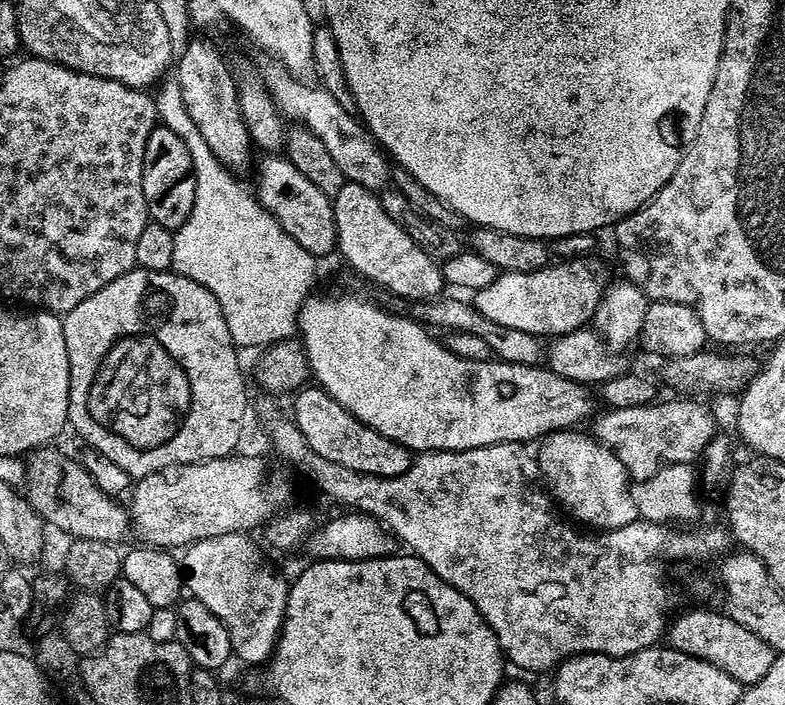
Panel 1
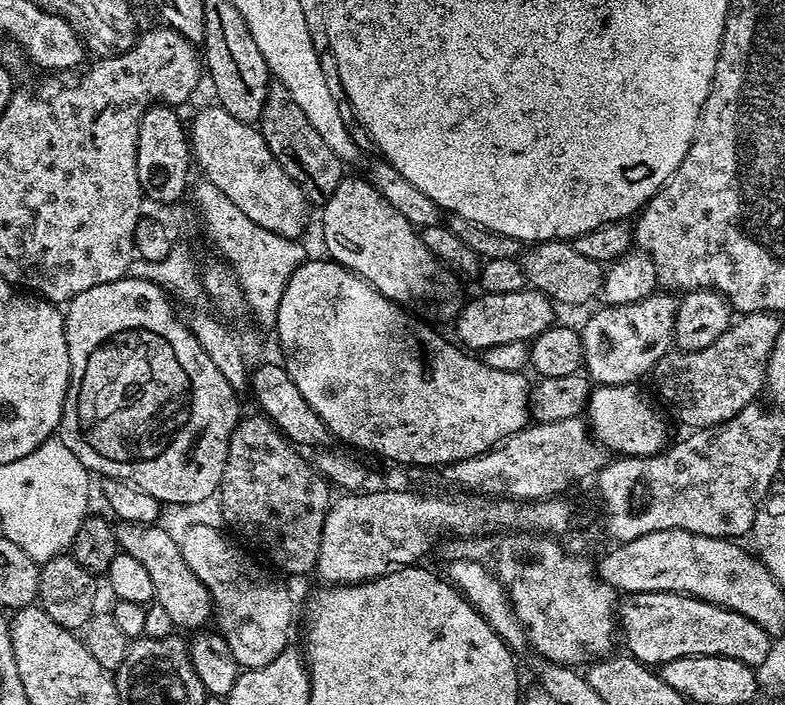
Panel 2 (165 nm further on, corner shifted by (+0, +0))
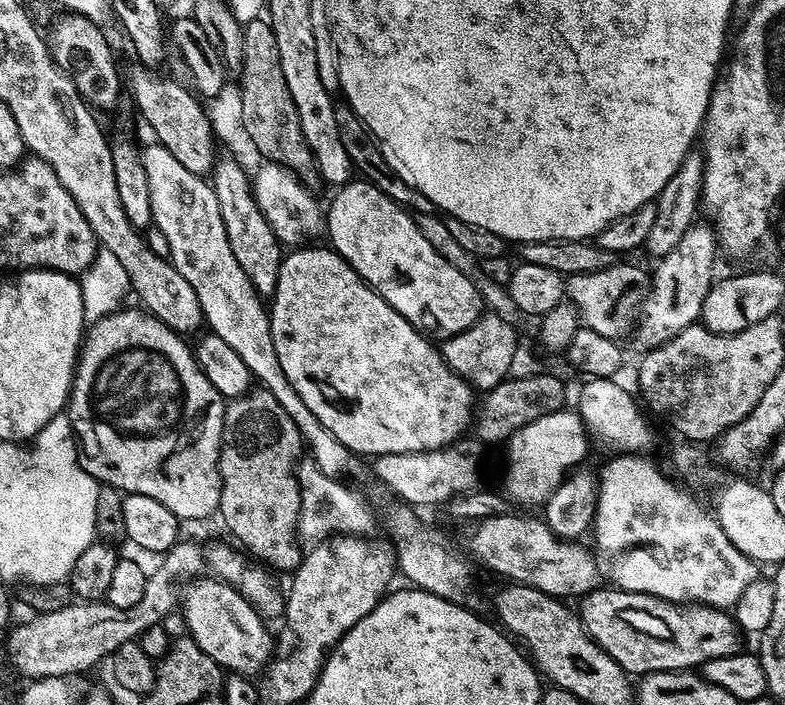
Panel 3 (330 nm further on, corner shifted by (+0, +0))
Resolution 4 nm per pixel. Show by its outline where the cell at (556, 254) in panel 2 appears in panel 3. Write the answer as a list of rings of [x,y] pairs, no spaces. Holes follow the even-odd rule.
[[[623,262],[611,264],[597,272],[570,276],[566,280],[566,300],[576,308],[581,325],[602,334],[602,338],[610,338],[617,342],[623,341],[628,323],[630,328],[634,317],[641,311],[649,291],[649,273],[647,271],[644,273],[636,264]]]

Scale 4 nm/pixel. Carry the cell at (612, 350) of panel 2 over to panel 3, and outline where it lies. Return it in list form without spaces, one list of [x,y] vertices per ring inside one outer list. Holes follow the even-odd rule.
[[[693,223],[691,228],[682,234],[678,246],[670,250],[670,254],[659,257],[656,273],[650,276],[650,291],[642,305],[642,315],[639,317],[636,328],[636,344],[639,351],[645,353],[651,348],[662,346],[686,326],[697,323],[702,310],[702,302],[706,302],[706,294],[712,289],[714,275],[712,267],[718,257],[718,241],[716,233],[707,223]]]

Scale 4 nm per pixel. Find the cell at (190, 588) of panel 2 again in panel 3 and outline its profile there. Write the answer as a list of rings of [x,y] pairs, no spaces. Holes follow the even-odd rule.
[[[204,579],[189,583],[182,592],[182,615],[187,635],[202,654],[210,654],[217,666],[229,673],[249,678],[255,677],[255,672],[256,675],[263,673],[274,655],[274,636],[268,633],[269,625],[264,617],[223,580]]]

